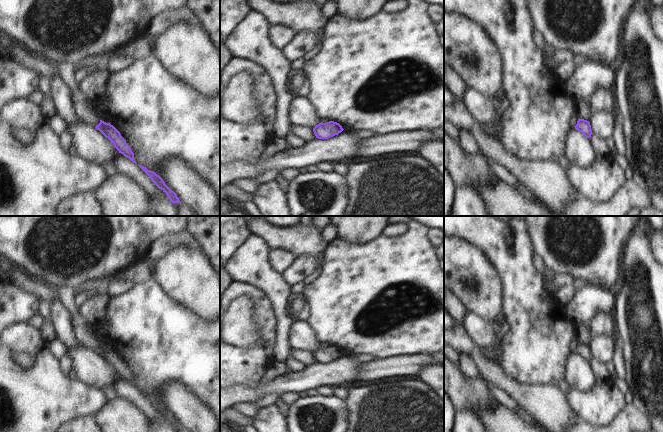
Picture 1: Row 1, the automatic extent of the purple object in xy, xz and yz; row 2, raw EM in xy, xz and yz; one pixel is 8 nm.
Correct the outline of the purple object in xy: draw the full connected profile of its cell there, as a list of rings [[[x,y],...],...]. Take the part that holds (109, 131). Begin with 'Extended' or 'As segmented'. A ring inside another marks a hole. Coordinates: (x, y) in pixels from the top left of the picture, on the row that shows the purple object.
As segmented. [[[100,120],[100,123],[95,128],[113,143],[119,153],[123,154],[133,163],[137,164],[130,146],[126,143],[120,132],[113,125]]]

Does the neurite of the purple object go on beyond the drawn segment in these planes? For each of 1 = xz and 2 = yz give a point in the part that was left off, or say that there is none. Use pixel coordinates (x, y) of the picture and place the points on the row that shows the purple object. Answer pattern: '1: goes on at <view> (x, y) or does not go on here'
1: does not go on here
2: does not go on here

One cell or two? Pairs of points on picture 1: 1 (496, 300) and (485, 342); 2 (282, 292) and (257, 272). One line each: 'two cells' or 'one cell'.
1: two cells
2: one cell

